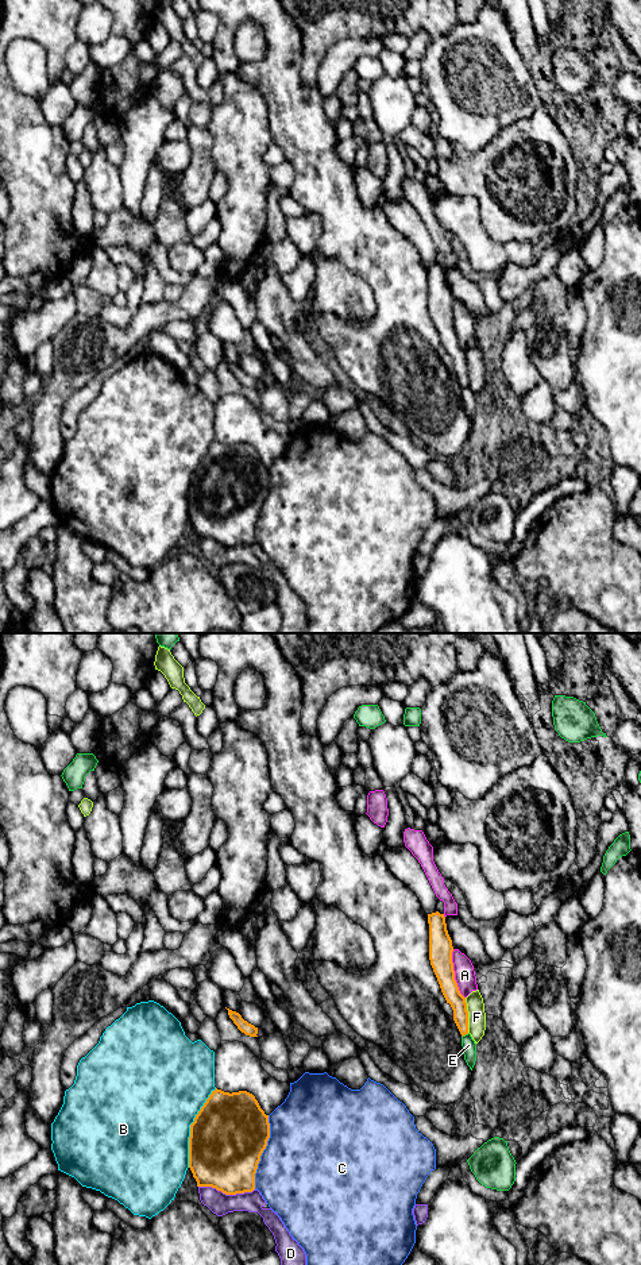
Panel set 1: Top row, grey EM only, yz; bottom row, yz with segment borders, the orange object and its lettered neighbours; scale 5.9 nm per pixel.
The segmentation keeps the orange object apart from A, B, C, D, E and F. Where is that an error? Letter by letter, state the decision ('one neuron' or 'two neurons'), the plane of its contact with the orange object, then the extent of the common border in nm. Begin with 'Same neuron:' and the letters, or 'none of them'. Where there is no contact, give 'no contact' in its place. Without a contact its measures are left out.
Same neuron: none of them
A: two neurons; meets orange in yz; contact 300 nm long
B: two neurons; meets orange in yz; contact 500 nm long
C: two neurons; meets orange in yz; contact 440 nm long
D: two neurons; meets orange in yz; contact 340 nm long
E: two neurons; meets orange in yz; contact 50 nm long
F: two neurons; meets orange in yz; contact 200 nm long

